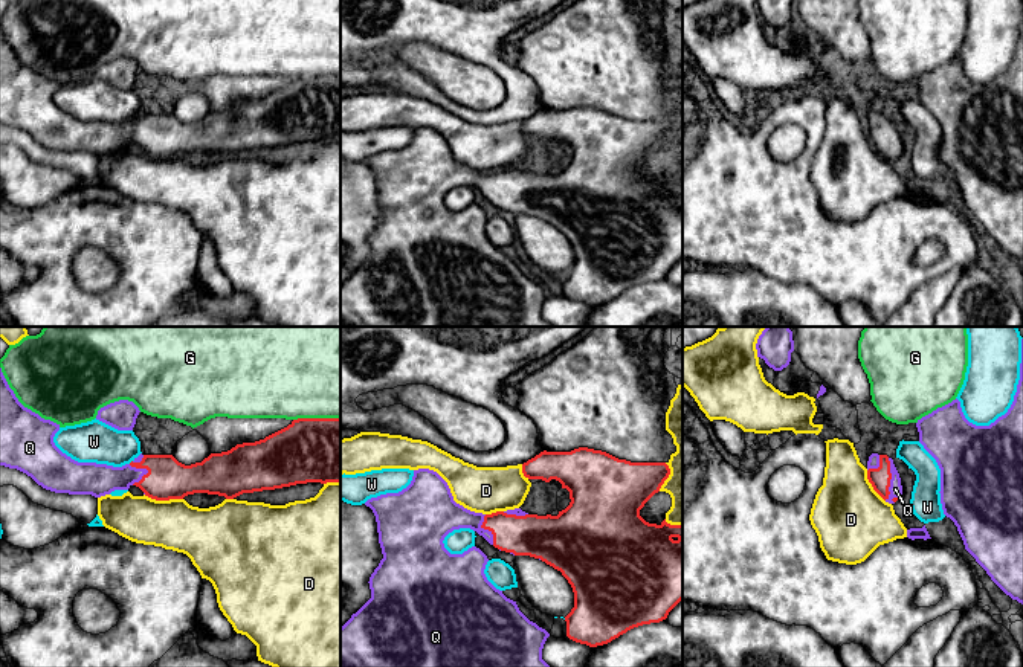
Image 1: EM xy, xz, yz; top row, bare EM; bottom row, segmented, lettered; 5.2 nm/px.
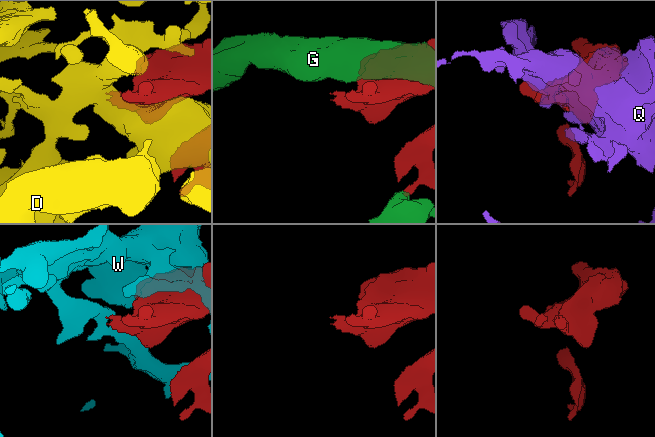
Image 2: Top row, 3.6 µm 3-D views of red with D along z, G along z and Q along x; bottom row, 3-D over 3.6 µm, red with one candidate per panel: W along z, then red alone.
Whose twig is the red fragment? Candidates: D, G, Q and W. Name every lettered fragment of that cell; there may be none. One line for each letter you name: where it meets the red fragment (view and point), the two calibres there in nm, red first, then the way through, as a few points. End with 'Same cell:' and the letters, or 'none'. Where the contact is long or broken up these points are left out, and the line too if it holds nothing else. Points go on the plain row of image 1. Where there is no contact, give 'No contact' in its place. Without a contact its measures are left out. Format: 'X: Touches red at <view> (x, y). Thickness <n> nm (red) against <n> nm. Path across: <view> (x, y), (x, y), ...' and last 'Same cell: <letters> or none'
Q: Touches red at yz (889, 139). Thickness 110 nm (red) against 70 nm
Same cell: Q

